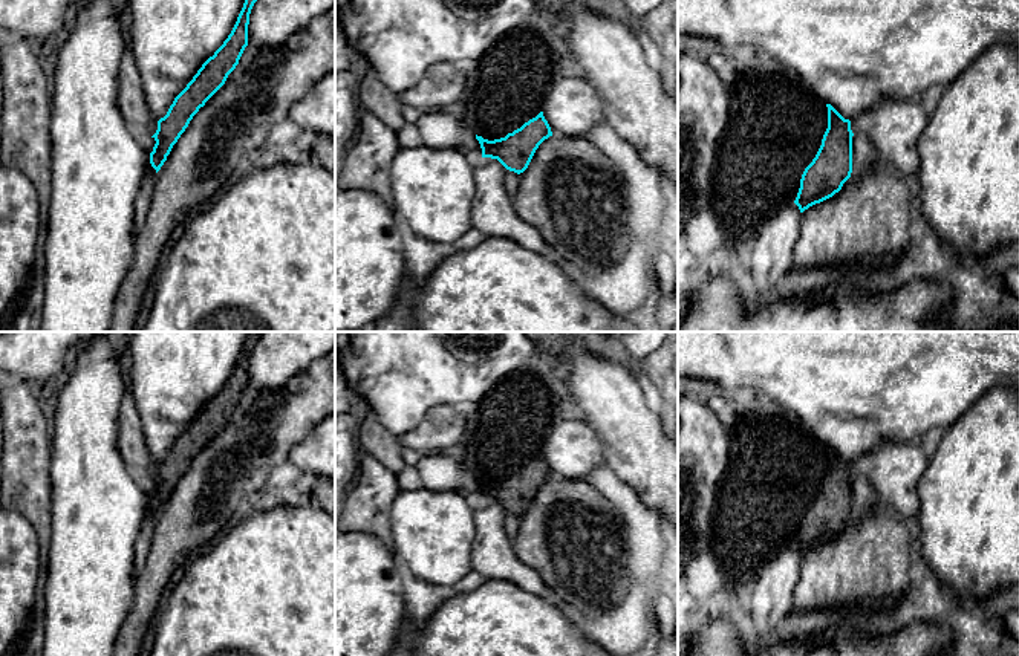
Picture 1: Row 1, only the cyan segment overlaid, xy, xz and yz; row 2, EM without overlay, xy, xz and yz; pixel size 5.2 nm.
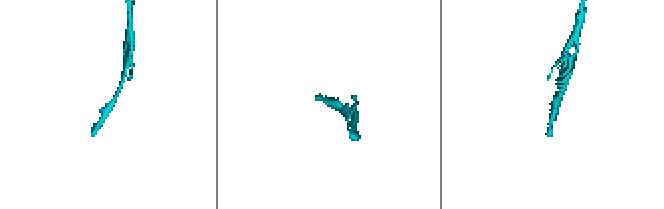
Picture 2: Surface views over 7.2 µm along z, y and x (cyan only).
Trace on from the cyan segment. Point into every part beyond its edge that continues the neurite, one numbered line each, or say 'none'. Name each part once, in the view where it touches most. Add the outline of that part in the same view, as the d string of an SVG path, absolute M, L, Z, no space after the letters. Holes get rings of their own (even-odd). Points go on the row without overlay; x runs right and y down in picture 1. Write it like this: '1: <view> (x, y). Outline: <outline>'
1: yz (776, 467). Outline: M754 405L741 407L741 424L730 437L728 468L724 474L711 512L710 546L718 561L727 566L730 583L739 583L744 569L754 569L782 547L793 546L805 511L816 500L828 471L828 450L803 424L786 413L782 419L759 414Z

